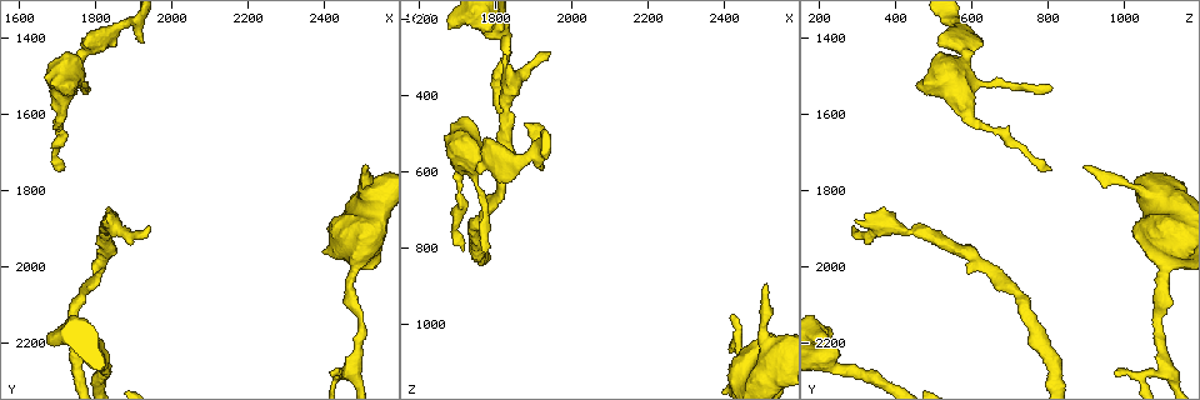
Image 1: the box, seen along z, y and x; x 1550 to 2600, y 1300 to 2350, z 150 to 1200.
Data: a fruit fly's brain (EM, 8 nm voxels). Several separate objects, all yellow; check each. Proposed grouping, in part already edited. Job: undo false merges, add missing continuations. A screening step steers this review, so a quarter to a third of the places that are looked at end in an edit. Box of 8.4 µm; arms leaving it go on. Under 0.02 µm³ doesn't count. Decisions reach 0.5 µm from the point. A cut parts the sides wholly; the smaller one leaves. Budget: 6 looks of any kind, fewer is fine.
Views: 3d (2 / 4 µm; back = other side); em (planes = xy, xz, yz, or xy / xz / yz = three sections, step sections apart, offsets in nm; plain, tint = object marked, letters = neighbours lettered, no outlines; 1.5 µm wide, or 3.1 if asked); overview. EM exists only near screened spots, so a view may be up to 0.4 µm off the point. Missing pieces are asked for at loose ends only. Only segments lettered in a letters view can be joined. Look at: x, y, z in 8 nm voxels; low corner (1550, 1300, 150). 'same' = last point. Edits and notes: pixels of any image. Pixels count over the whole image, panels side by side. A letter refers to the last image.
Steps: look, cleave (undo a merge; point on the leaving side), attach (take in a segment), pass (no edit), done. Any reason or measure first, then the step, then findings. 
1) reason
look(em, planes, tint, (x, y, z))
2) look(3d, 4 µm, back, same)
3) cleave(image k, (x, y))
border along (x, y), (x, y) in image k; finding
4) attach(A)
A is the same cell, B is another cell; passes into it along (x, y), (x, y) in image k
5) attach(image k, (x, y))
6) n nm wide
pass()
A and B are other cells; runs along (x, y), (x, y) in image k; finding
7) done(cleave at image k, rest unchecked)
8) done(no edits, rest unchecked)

sudden change in width
look(3d, 4 µm, (1715, 1640, 660))

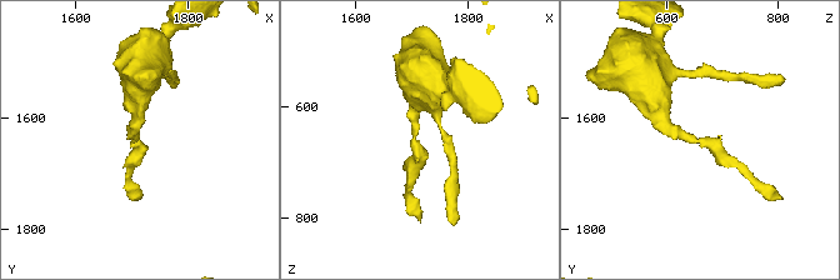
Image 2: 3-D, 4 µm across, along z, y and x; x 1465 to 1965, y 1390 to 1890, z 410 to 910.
now the EM
look(em, xy, step 4, tint, (1705, 1635, 655))

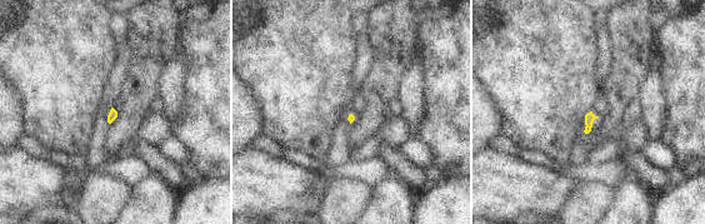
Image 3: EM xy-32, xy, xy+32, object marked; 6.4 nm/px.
look(em, planes, letters, same)

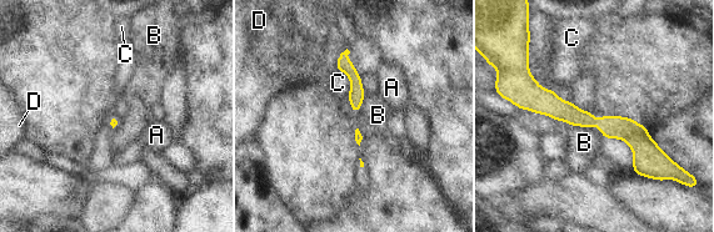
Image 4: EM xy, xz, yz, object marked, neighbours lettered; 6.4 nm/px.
pass()
A, B, C and D are other cells; runs along (529, 79), (658, 154) in image 4; continuous, no second cell

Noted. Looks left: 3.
free end
look(em, xz, step 8, letters, (1940, 1895, 290))

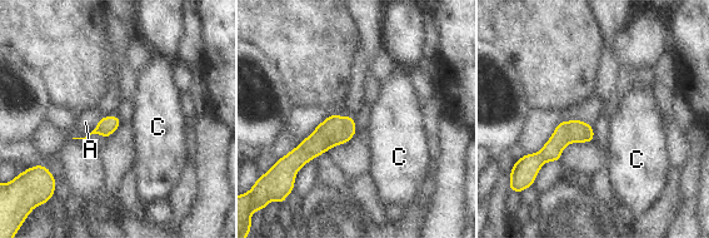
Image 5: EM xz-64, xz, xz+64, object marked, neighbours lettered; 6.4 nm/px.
another direction
look(em, planes, letters, same)

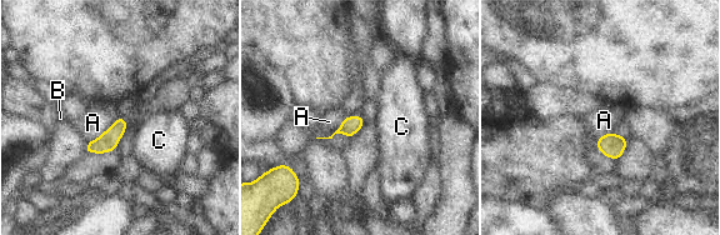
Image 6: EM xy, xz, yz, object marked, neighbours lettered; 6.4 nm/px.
A touches over 240 nm
pass()
A, B and C are other cells; border along (346, 116), (330, 135), (316, 138) in image 6; none of them fits

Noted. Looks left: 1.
done(no edits, rest unchecked)

